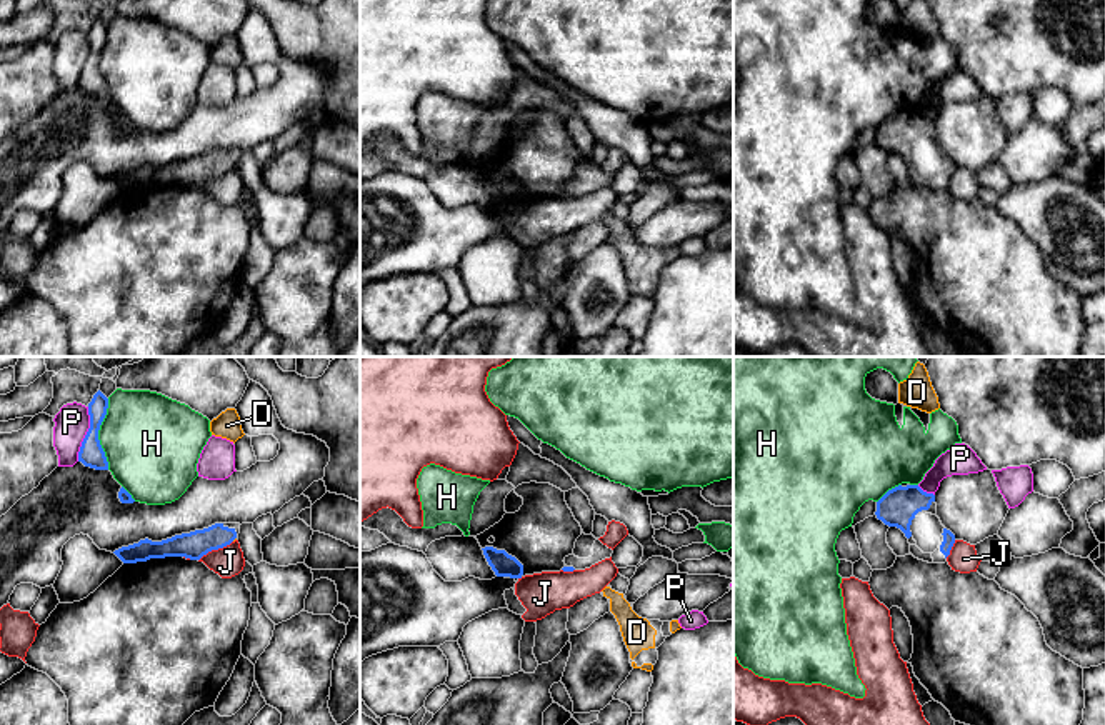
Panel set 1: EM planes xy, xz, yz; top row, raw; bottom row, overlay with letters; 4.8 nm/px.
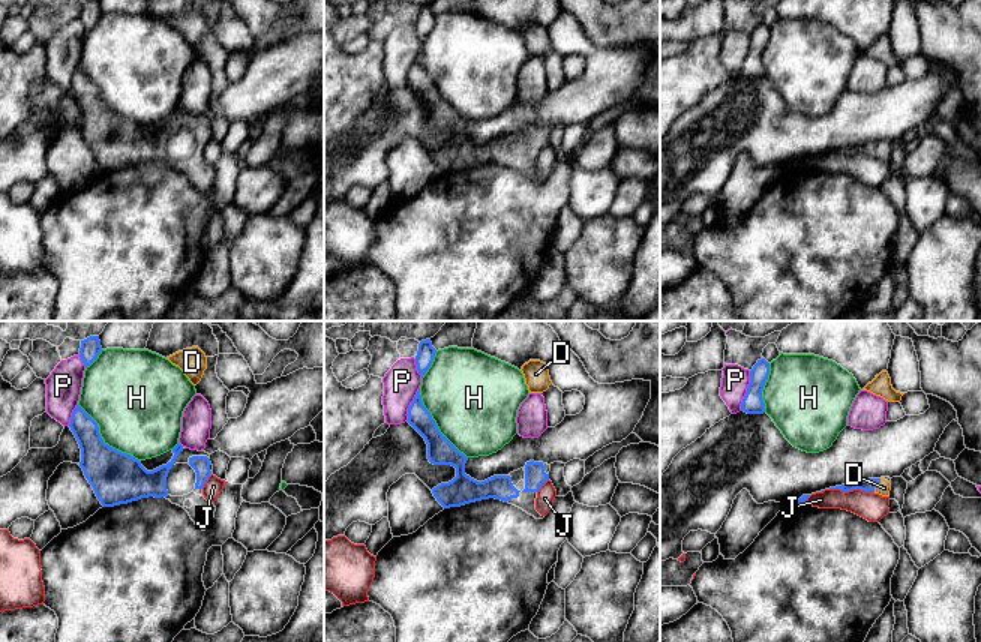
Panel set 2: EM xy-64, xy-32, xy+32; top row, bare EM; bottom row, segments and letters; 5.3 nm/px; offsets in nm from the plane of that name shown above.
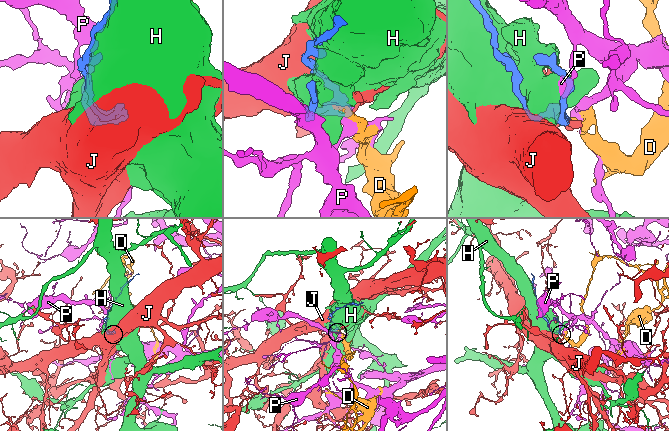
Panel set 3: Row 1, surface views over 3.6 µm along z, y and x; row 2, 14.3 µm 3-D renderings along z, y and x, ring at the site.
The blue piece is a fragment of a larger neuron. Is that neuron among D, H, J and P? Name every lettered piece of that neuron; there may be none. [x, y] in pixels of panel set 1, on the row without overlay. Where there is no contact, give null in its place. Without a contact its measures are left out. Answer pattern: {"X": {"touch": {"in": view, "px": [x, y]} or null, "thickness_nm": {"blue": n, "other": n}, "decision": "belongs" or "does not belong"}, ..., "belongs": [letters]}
{"D": {"touch": {"in": "xy", "px": [234, 165]}, "thickness_nm": {"blue": 140, "other": 20}, "decision": "belongs"}, "H": {"touch": {"in": "xy", "px": [97, 60]}, "thickness_nm": {"blue": 120, "other": 440}, "decision": "does not belong"}, "J": {"touch": {"in": "xy", "px": [215, 175]}, "thickness_nm": {"blue": 140, "other": 150}, "decision": "does not belong"}, "P": {"touch": {"in": "xy", "px": [87, 60]}, "thickness_nm": {"blue": 120, "other": 170}, "decision": "does not belong"}, "belongs": ["D"]}

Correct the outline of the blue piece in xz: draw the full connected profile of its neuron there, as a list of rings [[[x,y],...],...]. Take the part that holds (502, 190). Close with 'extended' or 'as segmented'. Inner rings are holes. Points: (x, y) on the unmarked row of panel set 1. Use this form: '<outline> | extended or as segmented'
[[[485,173],[482,177],[497,203],[522,205],[523,192],[515,183],[493,173]]] | as segmented

